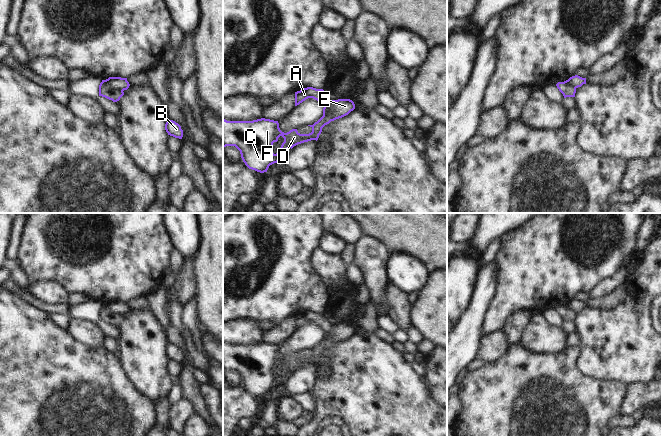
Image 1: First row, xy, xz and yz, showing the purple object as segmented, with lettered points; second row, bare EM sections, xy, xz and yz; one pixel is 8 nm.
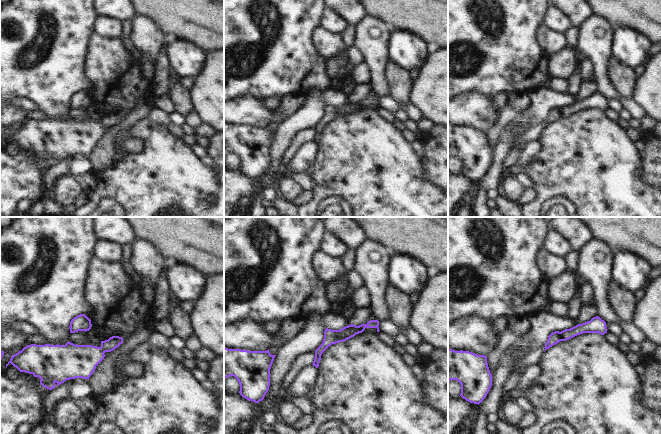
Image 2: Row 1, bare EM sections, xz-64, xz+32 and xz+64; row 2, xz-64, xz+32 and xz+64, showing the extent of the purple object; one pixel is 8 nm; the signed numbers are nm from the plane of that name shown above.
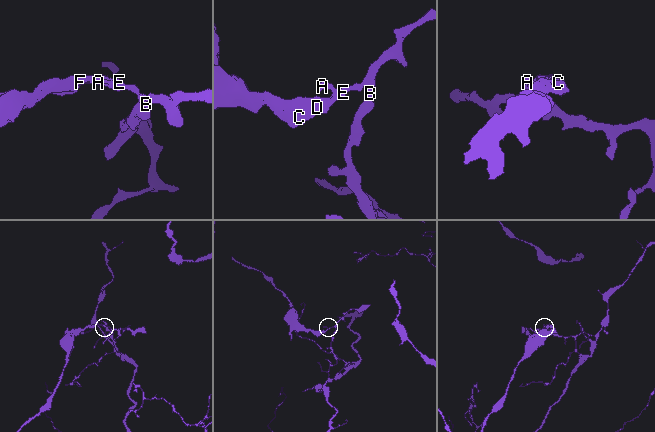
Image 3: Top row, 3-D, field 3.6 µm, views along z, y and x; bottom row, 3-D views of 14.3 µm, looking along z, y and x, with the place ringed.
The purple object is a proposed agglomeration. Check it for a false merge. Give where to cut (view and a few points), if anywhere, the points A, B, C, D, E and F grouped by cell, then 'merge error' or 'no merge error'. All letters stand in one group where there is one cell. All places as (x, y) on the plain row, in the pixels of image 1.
xy (101, 311), (105, 310), (109, 315), (122, 315) | A B / C D E F | merge error

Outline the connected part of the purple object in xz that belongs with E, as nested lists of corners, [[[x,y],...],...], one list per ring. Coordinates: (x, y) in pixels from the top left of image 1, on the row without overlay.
[[[350,323],[331,324],[331,331],[329,333],[323,332],[324,342],[319,346],[322,352],[331,345],[342,342],[348,339],[355,333],[355,328]]]

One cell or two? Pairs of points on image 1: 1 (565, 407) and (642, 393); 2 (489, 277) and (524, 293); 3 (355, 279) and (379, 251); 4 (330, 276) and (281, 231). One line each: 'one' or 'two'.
1: two
2: two
3: two
4: two

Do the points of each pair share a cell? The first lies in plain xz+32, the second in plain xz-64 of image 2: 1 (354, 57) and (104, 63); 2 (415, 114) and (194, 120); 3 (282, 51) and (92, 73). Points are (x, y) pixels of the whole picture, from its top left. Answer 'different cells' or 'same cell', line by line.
1: different cells
2: same cell
3: different cells

